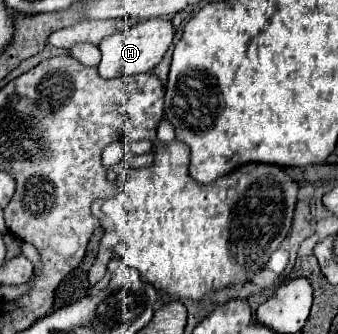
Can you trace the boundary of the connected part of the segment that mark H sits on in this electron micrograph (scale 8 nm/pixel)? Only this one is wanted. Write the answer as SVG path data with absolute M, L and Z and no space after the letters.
M150 18L146 22L140 22L138 26L132 26L128 30L122 30L118 34L112 34L100 42L102 62L98 66L102 78L118 78L126 74L142 74L156 68L156 64L162 60L166 50L170 48L174 38L172 22L166 18Z

